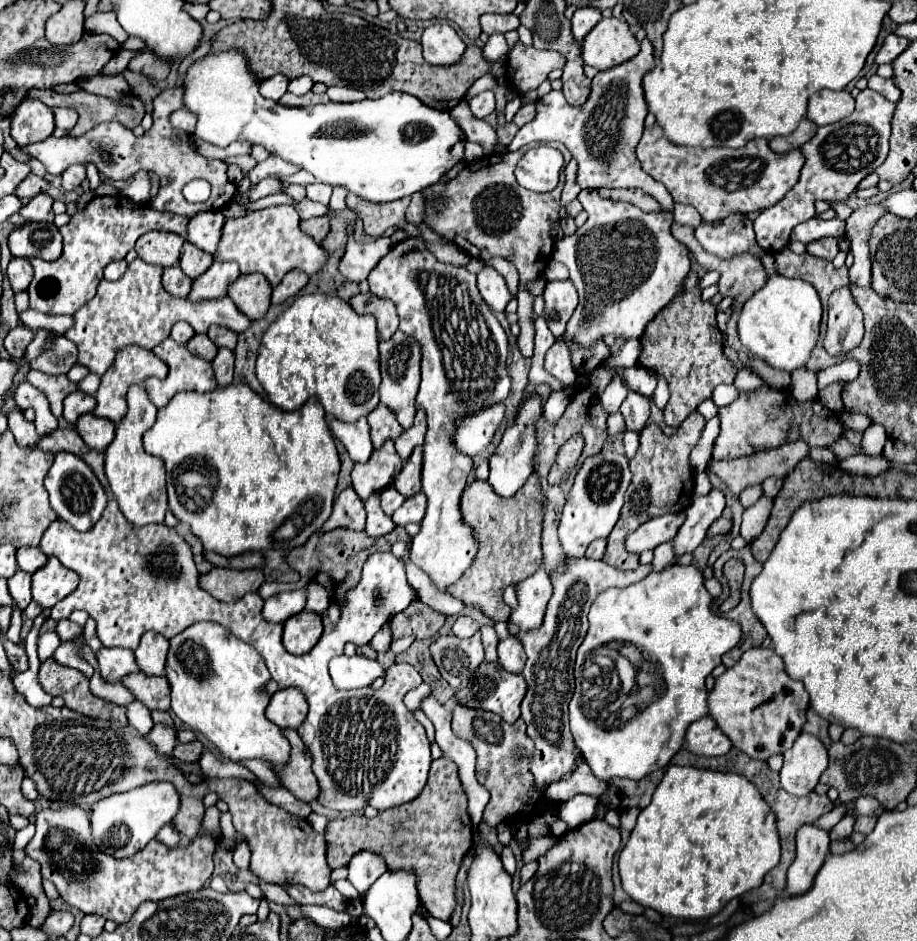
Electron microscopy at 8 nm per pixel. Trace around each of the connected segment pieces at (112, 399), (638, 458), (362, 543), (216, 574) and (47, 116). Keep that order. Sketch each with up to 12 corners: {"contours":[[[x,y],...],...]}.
{"contours":[[[120,349],[102,375],[94,413],[118,423],[128,387],[164,379],[168,365],[152,351]],[[706,421],[676,435],[642,429],[632,481],[604,563],[636,569],[626,533],[654,515],[682,513],[694,493],[690,453]],[[404,527],[380,539],[364,531],[314,533],[290,551],[300,577],[346,601],[376,551],[410,541]],[[214,567],[202,587],[224,603],[234,603],[264,583],[262,569]],[[24,99],[12,117],[12,139],[24,147],[50,137],[52,109]]]}

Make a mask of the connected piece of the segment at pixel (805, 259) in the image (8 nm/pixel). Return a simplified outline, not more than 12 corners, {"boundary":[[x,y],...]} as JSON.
{"boundary":[[808,251],[776,253],[782,275],[806,279],[820,295],[850,285],[848,267]]}

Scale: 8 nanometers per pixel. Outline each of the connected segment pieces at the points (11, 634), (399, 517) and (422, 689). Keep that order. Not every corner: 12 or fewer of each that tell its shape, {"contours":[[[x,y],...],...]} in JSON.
{"contours":[[[14,605],[6,637],[20,643],[20,607]],[[420,491],[406,499],[392,515],[396,525],[422,523],[426,495]],[[428,683],[410,689],[404,703],[410,711],[420,709],[420,699],[430,693]]]}

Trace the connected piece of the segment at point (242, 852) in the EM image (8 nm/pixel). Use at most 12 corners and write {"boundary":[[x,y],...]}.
{"boundary":[[238,841],[234,849],[234,865],[248,869],[250,847],[246,841]]}

